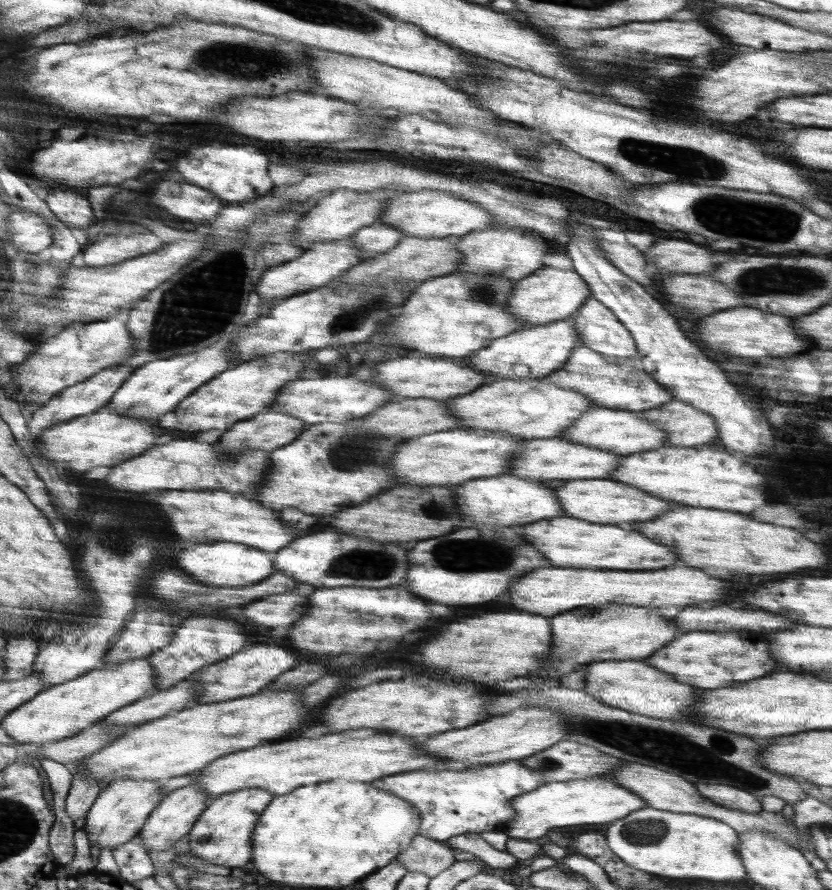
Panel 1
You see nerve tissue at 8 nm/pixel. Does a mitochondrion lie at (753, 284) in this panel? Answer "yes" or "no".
yes

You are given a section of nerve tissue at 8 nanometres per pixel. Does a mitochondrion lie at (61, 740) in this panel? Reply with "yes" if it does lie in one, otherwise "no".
no

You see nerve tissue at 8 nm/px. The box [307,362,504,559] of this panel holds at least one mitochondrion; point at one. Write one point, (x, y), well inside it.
(346, 453)

